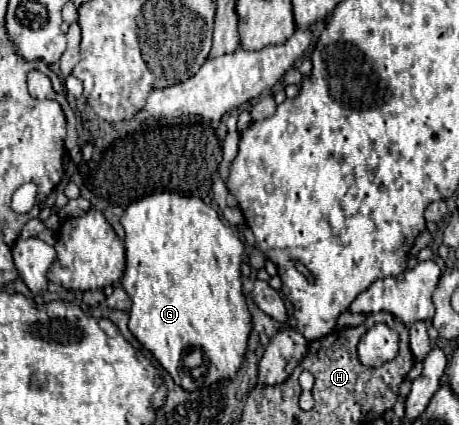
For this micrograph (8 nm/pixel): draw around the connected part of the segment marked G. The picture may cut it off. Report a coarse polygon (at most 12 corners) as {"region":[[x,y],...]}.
{"region":[[202,199],[128,205],[128,329],[184,391],[248,349],[244,245]]}

